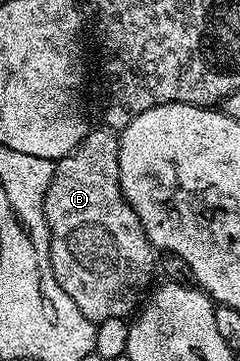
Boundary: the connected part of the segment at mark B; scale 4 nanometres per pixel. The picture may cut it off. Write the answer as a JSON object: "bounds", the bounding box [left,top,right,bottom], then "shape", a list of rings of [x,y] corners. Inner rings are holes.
{"bounds":[44,127,158,323],"shape":[[[107,127],[99,128],[88,132],[84,144],[78,146],[69,157],[55,162],[56,174],[44,200],[48,251],[54,279],[58,279],[58,287],[62,287],[62,291],[66,291],[66,295],[78,303],[82,315],[94,323],[115,317],[127,318],[137,308],[136,300],[140,292],[151,283],[152,272],[155,274],[158,269],[157,254],[120,191],[119,136]]]}

